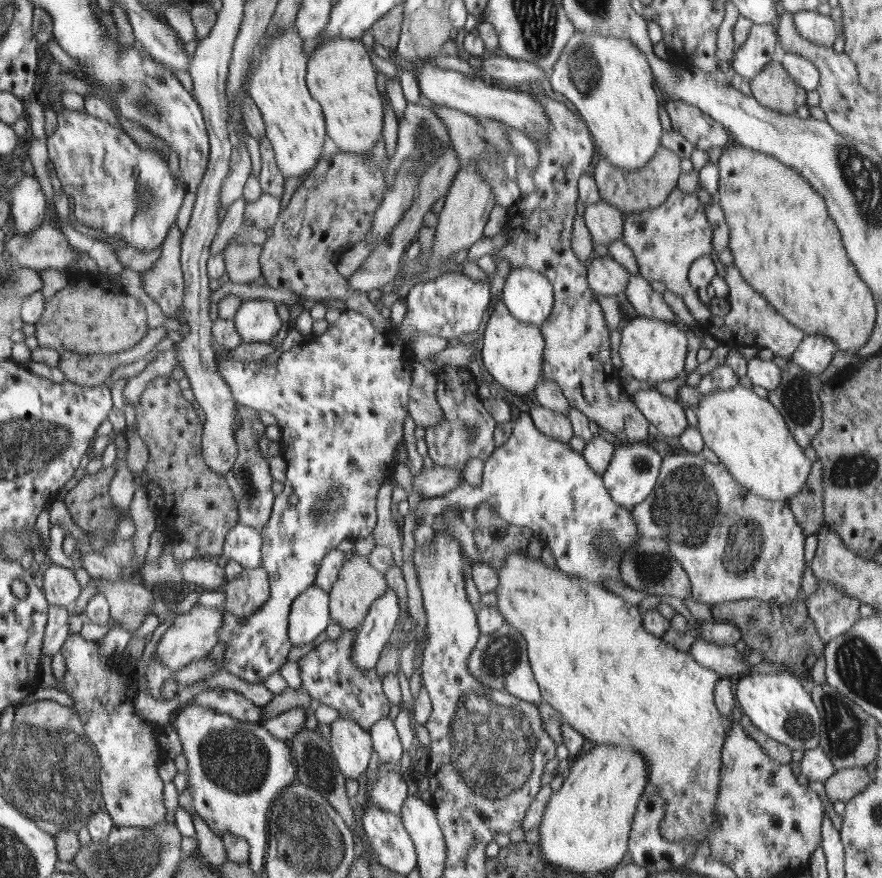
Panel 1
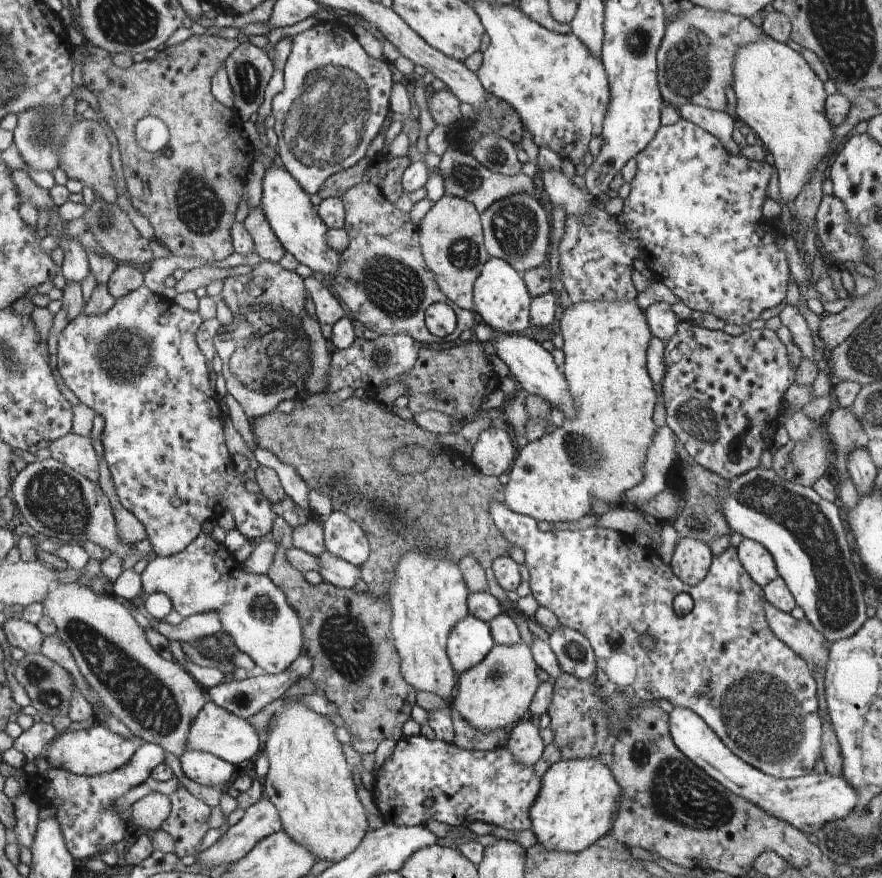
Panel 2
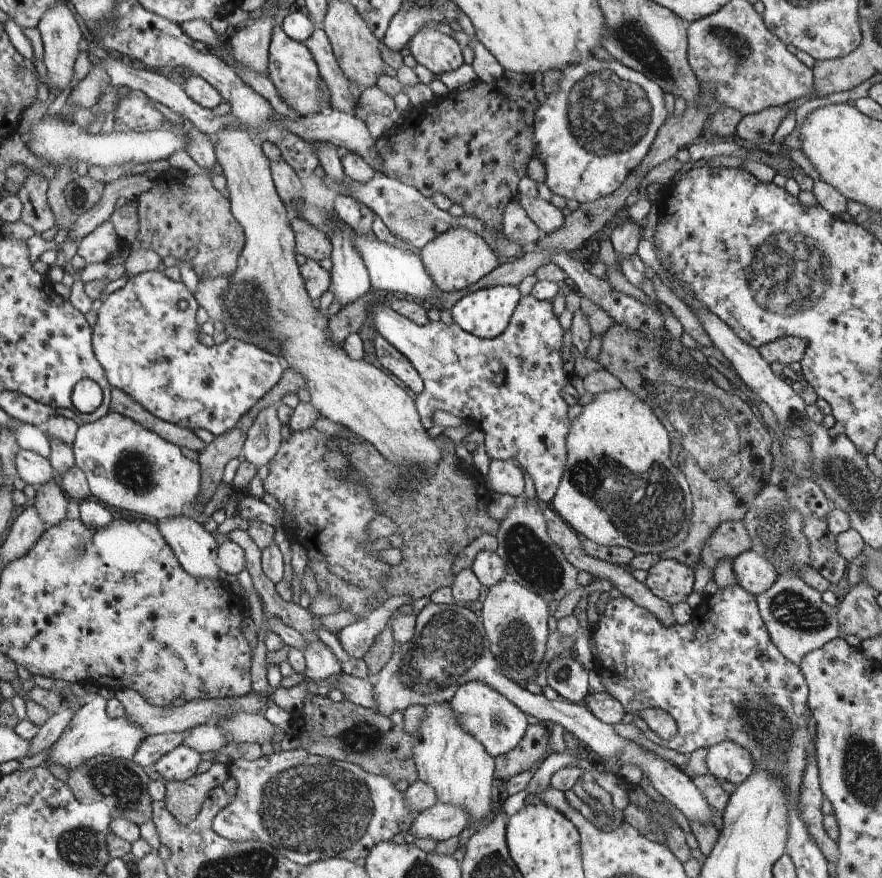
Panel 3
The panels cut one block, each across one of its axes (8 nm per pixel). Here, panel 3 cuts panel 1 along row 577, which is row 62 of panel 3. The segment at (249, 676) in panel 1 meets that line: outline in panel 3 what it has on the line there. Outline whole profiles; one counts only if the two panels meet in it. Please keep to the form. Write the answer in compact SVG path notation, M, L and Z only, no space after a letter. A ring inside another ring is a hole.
M275 24L269 44L268 77L276 86L278 96L291 108L296 108L298 114L313 116L319 112L332 109L331 102L324 100L322 93L322 75L314 55L304 43L288 38L281 24Z

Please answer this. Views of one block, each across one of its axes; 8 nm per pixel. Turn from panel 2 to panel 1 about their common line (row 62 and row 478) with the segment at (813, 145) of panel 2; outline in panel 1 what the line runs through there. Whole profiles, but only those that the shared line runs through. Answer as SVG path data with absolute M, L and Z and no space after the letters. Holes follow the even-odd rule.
M738 384L728 390L713 390L710 394L703 394L699 405L694 410L705 446L714 452L720 459L720 463L728 468L744 490L770 501L783 501L788 504L794 495L802 491L810 475L812 462L790 432L783 413L766 397L760 397L752 389Z

